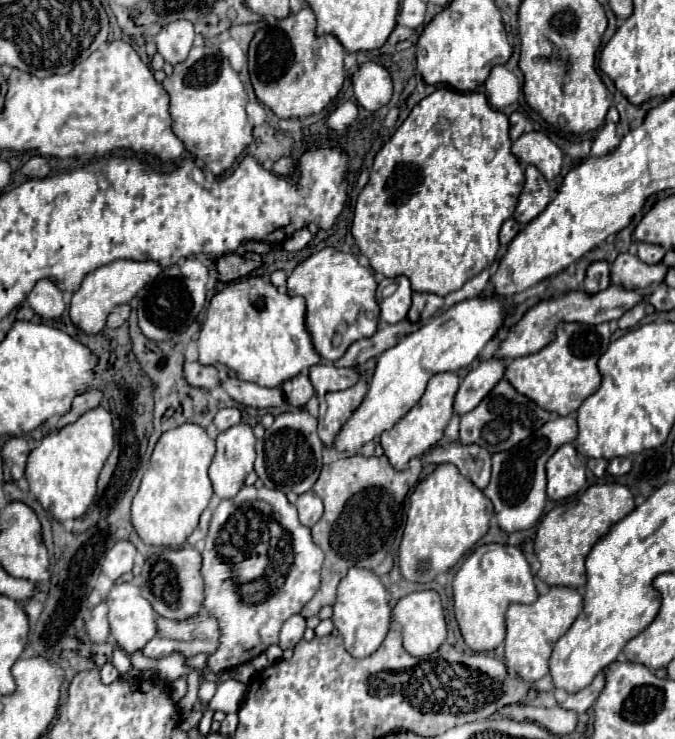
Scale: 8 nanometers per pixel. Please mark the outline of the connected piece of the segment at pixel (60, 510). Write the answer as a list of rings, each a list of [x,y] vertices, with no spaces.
[[[101,406],[85,412],[83,416],[79,416],[77,422],[43,436],[39,446],[31,450],[25,470],[29,492],[59,522],[83,516],[89,504],[93,502],[99,472],[107,456],[111,454],[113,446],[115,446],[115,430],[111,412]]]

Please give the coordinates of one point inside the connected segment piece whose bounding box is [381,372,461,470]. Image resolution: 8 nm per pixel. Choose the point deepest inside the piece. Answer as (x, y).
(422, 427)

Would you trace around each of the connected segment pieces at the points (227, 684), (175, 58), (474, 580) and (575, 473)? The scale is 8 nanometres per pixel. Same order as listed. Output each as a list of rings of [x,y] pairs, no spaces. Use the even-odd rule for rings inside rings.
[[[229,678],[217,686],[217,692],[215,692],[213,700],[209,702],[209,710],[211,712],[221,710],[225,714],[237,712],[245,700],[245,694],[247,694],[247,684],[235,680],[235,678]]]
[[[187,20],[171,22],[155,36],[157,52],[165,58],[165,62],[175,66],[187,58],[193,46],[193,38],[195,38],[195,32],[191,22]]]
[[[483,544],[461,564],[453,580],[455,618],[465,644],[475,652],[495,650],[505,638],[503,616],[509,604],[531,604],[537,600],[533,572],[523,552],[509,544]]]
[[[563,444],[547,462],[547,496],[563,500],[585,486],[587,458],[577,452],[575,444]]]

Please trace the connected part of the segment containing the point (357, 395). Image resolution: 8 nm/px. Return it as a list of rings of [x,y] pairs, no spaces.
[[[361,378],[355,386],[339,392],[327,392],[319,404],[319,438],[333,448],[333,438],[361,404],[367,392],[367,378]]]

